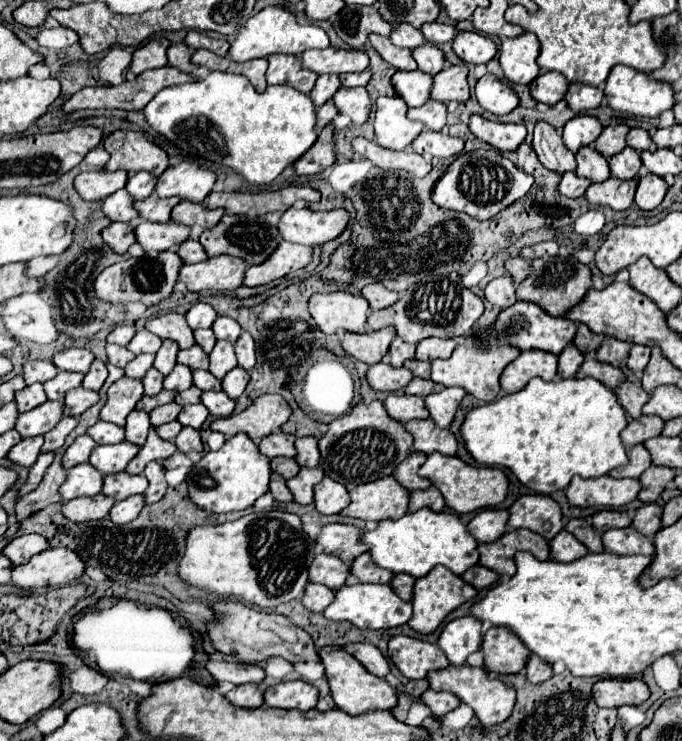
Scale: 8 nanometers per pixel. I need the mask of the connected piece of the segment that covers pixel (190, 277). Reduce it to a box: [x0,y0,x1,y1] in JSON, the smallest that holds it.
[179,256,247,292]

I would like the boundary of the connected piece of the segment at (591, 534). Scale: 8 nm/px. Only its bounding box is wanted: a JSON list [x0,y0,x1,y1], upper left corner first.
[565,518,605,552]

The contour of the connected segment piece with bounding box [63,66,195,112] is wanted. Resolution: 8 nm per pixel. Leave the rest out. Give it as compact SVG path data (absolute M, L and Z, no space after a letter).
M163 66L163 68L155 68L155 70L147 70L143 74L139 74L133 82L123 82L119 86L93 86L93 88L83 88L77 94L73 94L65 104L63 110L65 112L75 112L75 110L83 110L83 108L119 108L119 110L143 110L149 100L163 88L175 86L175 84L183 84L183 82L193 82L195 76L193 74L185 74L181 70L175 70L173 66Z

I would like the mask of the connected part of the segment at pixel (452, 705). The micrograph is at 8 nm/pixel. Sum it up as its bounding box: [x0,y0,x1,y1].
[421,690,461,718]

